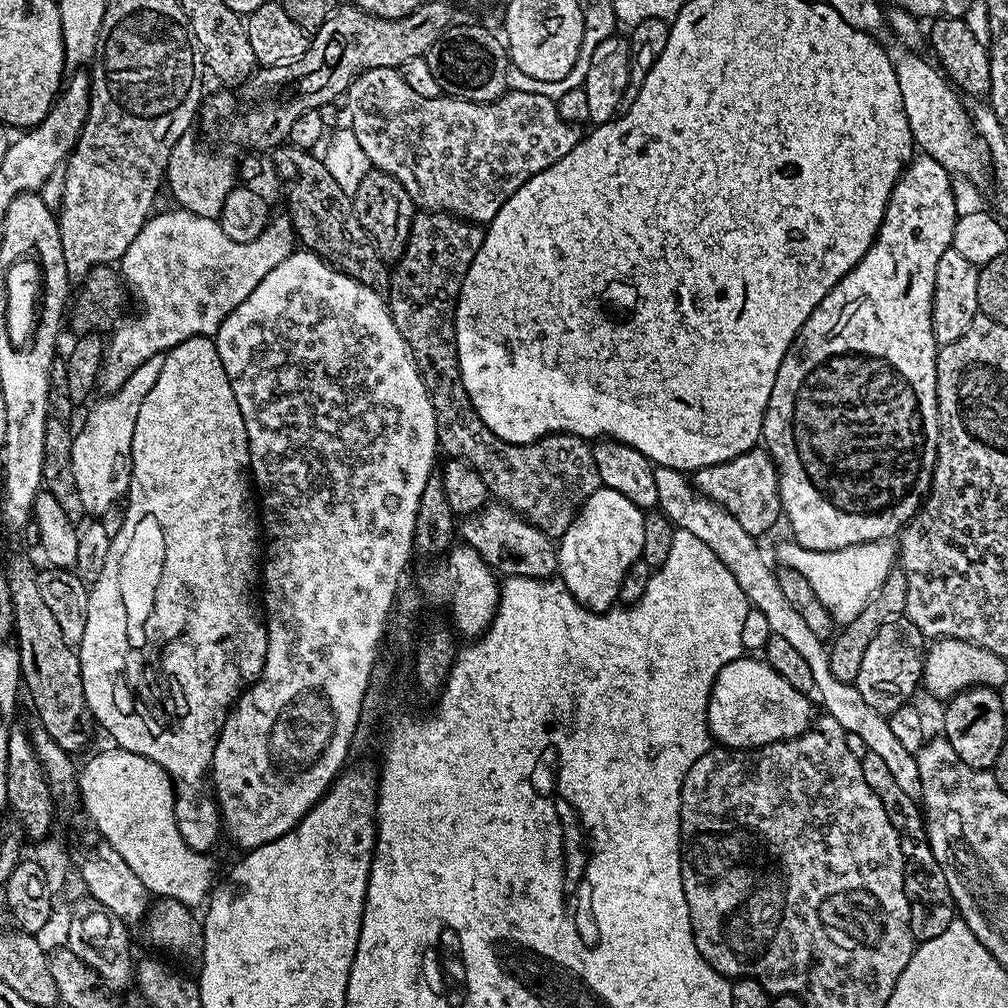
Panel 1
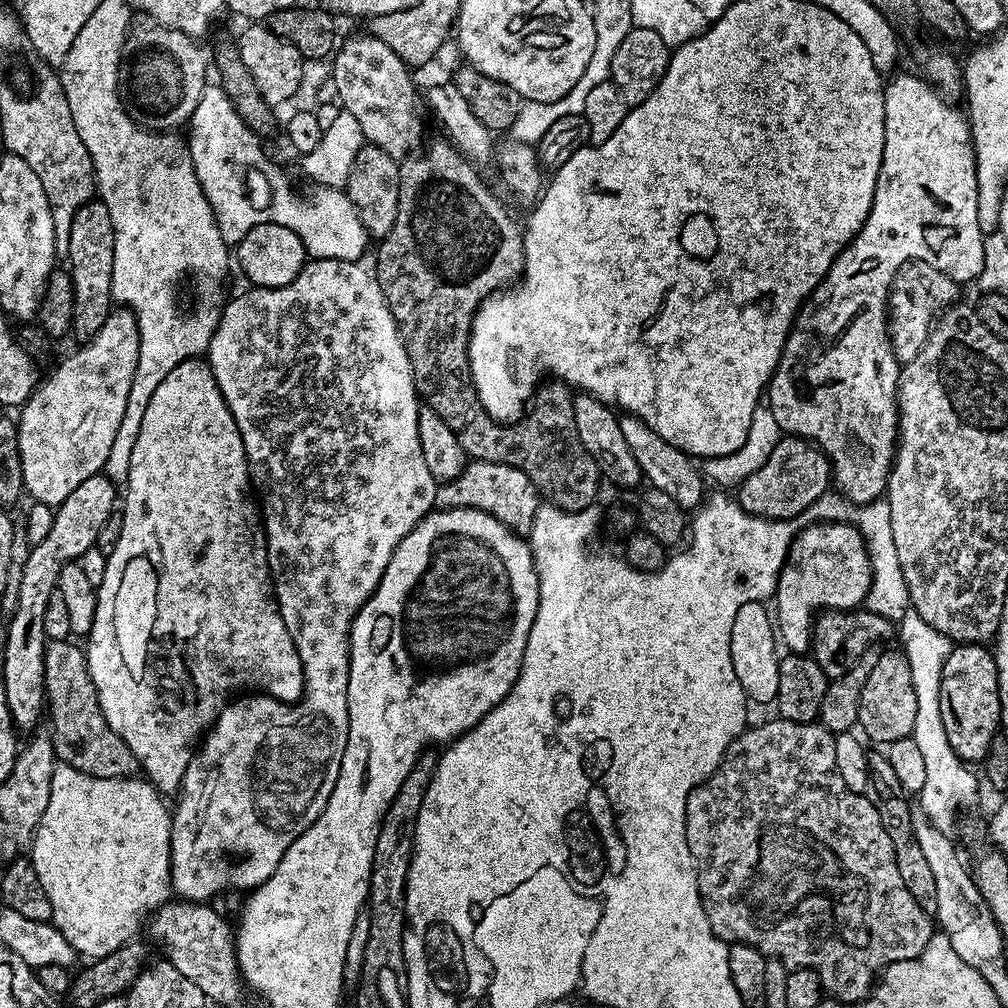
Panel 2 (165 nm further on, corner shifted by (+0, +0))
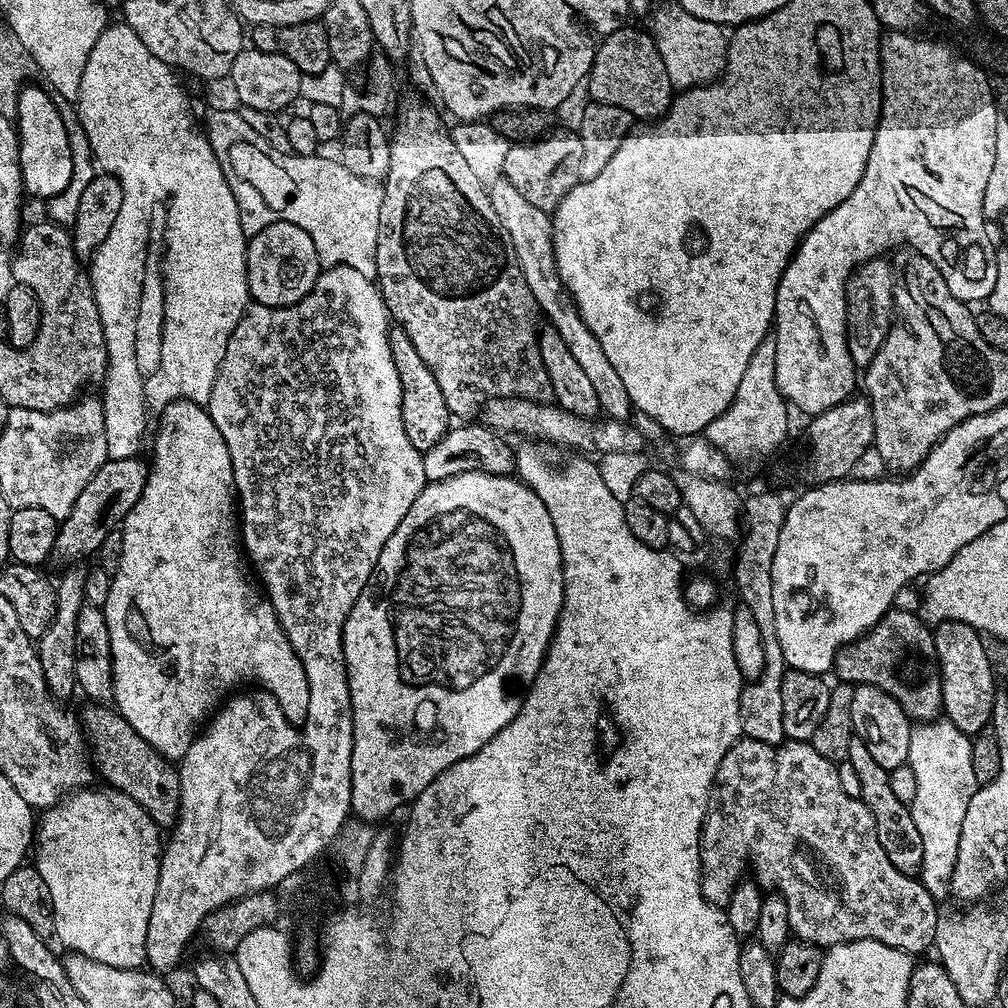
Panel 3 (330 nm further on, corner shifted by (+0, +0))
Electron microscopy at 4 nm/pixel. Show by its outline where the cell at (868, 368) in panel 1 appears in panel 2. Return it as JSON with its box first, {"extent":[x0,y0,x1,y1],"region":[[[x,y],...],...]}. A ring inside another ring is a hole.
{"extent":[766,71,982,504],"region":[[[901,71],[899,74],[893,75],[891,79],[887,81],[884,85],[884,109],[886,110],[886,138],[884,139],[884,145],[882,146],[882,166],[878,170],[878,182],[876,183],[876,189],[874,190],[874,202],[870,206],[870,214],[866,218],[866,222],[862,226],[862,230],[858,230],[858,234],[853,237],[853,239],[843,248],[838,254],[836,260],[830,266],[830,270],[826,275],[824,275],[824,280],[816,287],[811,296],[808,297],[803,308],[800,309],[796,314],[796,321],[792,323],[792,329],[788,332],[788,337],[784,343],[784,349],[780,355],[780,361],[776,367],[776,373],[771,378],[771,381],[766,389],[766,400],[770,405],[771,410],[774,414],[774,418],[777,419],[778,426],[780,427],[781,433],[787,434],[789,436],[799,436],[800,439],[809,441],[816,445],[821,452],[824,453],[824,457],[828,460],[828,467],[830,469],[831,479],[834,481],[835,487],[838,489],[841,496],[845,496],[848,500],[853,500],[856,504],[869,504],[871,500],[881,499],[885,495],[888,486],[888,475],[892,469],[892,462],[896,459],[896,446],[898,443],[898,429],[900,427],[900,414],[898,411],[898,401],[896,399],[896,387],[900,385],[900,370],[901,363],[896,359],[896,355],[892,353],[892,342],[890,339],[890,333],[888,330],[888,289],[892,286],[892,278],[895,276],[896,271],[898,271],[903,264],[908,263],[910,260],[927,260],[929,262],[944,262],[940,260],[956,260],[960,256],[960,251],[963,248],[972,248],[972,250],[979,249],[982,243],[982,235],[978,226],[978,174],[976,173],[976,154],[973,148],[972,142],[972,132],[969,128],[969,119],[963,111],[956,109],[955,103],[949,102],[941,93],[937,92],[927,80],[924,79],[923,75],[915,74],[916,76],[911,76],[910,73]]]}

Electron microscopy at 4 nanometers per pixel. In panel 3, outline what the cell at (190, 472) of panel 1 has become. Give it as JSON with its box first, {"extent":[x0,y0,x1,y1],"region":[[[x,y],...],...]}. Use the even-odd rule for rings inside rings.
{"extent":[103,399,310,762],"region":[[[179,399],[167,401],[161,408],[163,410],[160,425],[156,428],[156,441],[152,444],[152,460],[150,459],[146,484],[138,502],[134,502],[134,508],[130,510],[130,514],[122,525],[120,532],[122,554],[118,562],[118,570],[111,573],[109,596],[103,604],[103,610],[106,626],[110,630],[112,700],[115,709],[122,718],[126,718],[126,722],[130,722],[132,729],[155,752],[160,753],[169,762],[179,762],[184,759],[186,750],[190,750],[190,746],[196,741],[198,729],[217,711],[221,701],[231,693],[228,692],[231,688],[236,688],[239,684],[257,684],[255,686],[257,689],[269,692],[276,699],[282,714],[291,724],[303,726],[308,721],[310,710],[310,682],[306,678],[306,670],[294,646],[290,646],[278,622],[274,606],[269,602],[246,559],[246,553],[242,547],[242,532],[238,527],[238,497],[234,470],[230,462],[230,450],[226,450],[226,438],[222,438],[218,426],[214,426],[210,414],[203,405],[196,404],[192,400]]]}

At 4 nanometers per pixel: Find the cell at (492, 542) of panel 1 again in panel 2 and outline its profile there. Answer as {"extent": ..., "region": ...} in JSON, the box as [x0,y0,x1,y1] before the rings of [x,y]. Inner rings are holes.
{"extent":[436,459,542,534],"region":[[[469,459],[468,465],[450,482],[439,485],[436,490],[437,509],[477,508],[502,522],[517,534],[527,534],[532,530],[534,514],[539,510],[542,497],[536,491],[534,482],[514,466],[502,462],[486,462]]]}

